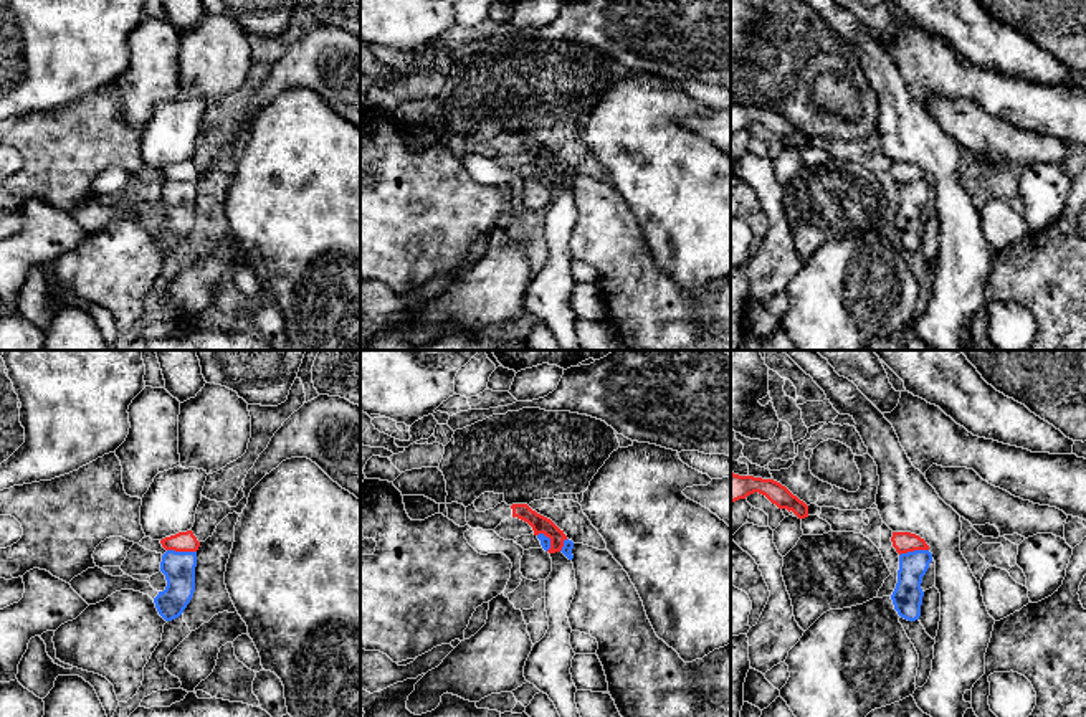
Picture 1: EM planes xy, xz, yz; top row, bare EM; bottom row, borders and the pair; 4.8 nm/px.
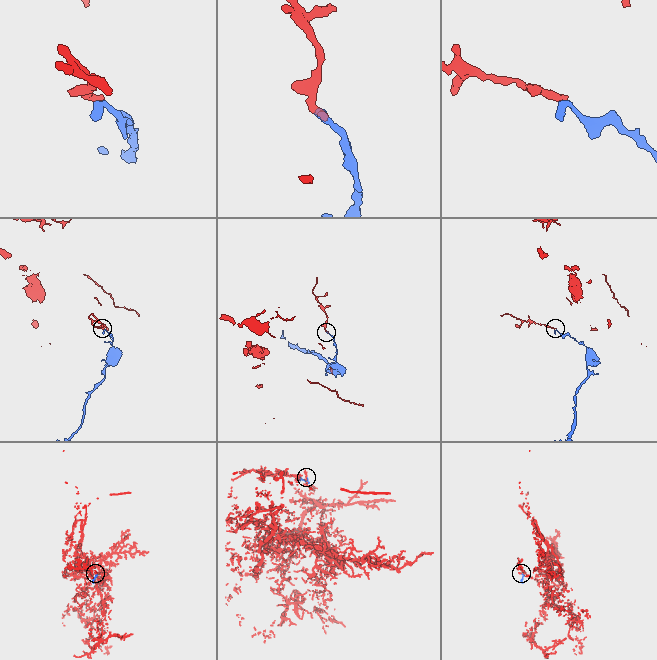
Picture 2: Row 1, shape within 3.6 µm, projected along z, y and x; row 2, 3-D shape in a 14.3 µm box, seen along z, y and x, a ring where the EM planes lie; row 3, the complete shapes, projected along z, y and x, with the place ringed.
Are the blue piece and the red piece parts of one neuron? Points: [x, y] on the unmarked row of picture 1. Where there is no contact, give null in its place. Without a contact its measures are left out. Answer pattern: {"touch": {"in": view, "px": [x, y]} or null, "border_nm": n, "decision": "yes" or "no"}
{"touch": {"in": "xy", "px": [182, 182]}, "border_nm": 140, "decision": "no"}

